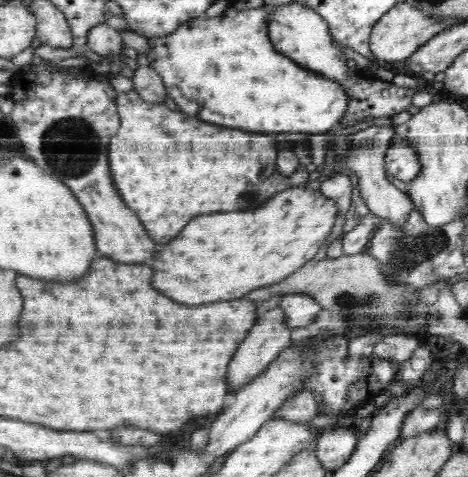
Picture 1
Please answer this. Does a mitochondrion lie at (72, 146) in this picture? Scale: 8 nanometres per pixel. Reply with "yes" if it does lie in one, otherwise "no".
yes

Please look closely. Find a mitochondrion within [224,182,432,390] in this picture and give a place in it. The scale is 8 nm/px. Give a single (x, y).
(406, 308)

